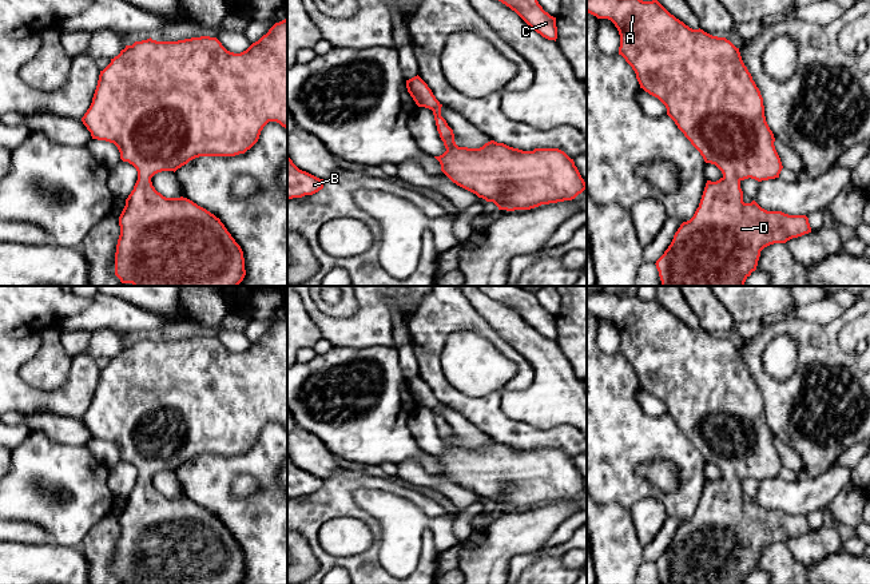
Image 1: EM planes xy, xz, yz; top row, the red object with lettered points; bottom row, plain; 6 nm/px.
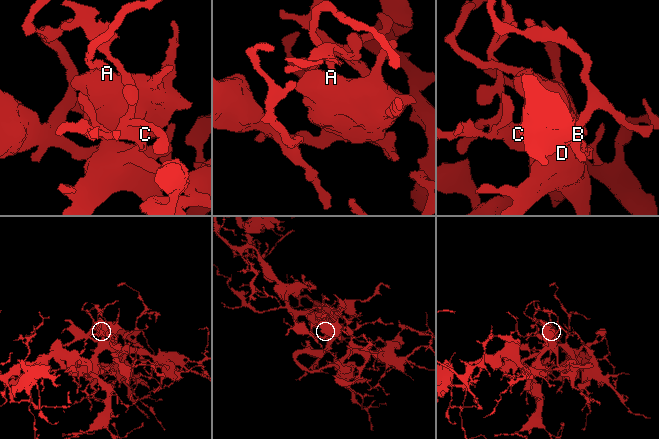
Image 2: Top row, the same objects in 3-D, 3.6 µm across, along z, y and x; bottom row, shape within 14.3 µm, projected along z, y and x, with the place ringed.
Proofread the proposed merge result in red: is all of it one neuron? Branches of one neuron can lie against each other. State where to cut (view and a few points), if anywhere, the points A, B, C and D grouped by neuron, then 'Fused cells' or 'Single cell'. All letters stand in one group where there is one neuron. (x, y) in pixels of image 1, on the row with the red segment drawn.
No split. Groups: A B C D. Single cell

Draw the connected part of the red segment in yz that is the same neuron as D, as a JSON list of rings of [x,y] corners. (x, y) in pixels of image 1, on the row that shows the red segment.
[[[587,0],[587,12],[615,24],[620,35],[619,55],[635,71],[640,88],[666,106],[667,115],[704,162],[715,164],[723,174],[716,182],[707,180],[694,216],[680,225],[671,245],[656,261],[662,286],[746,286],[744,282],[756,270],[764,247],[809,234],[811,227],[806,215],[767,211],[755,200],[743,202],[742,180],[751,178],[762,182],[779,178],[783,166],[774,146],[774,134],[766,122],[763,98],[742,60],[739,48],[726,37],[690,28],[658,0]]]

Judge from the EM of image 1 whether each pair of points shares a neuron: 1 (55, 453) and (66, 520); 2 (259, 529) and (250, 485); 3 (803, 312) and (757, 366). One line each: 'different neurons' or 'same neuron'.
1: same neuron
2: different neurons
3: different neurons

